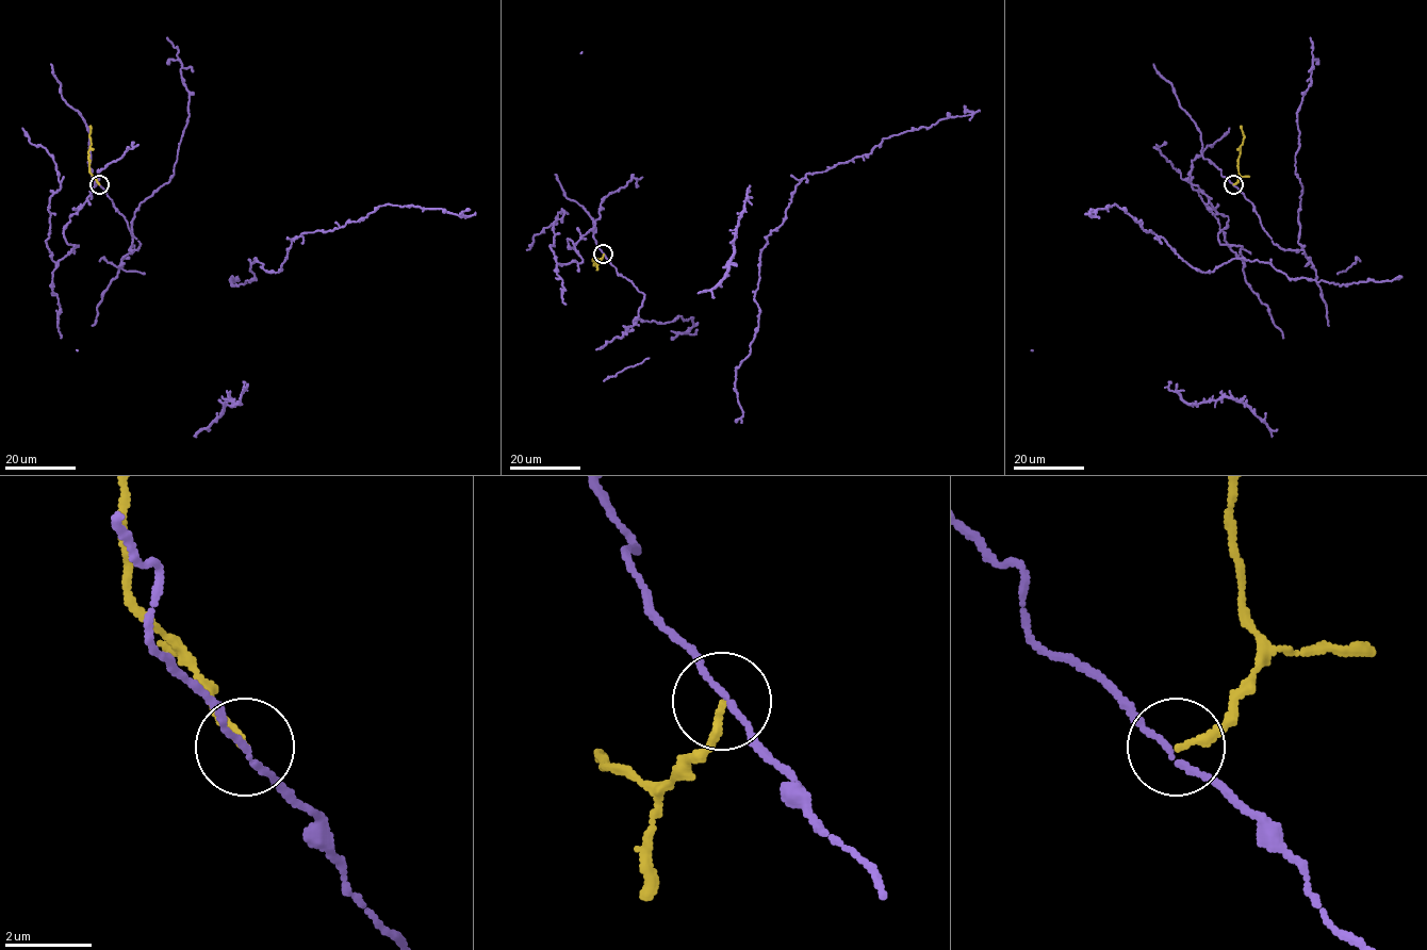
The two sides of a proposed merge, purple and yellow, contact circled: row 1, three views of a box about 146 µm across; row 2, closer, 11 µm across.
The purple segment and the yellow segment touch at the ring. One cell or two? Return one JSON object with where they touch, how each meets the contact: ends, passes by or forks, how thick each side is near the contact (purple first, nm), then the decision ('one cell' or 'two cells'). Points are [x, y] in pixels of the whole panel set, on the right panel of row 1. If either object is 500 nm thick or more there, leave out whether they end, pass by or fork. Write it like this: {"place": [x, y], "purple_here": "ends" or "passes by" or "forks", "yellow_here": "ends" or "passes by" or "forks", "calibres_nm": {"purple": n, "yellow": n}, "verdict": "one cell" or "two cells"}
{"place": [1233, 184], "purple_here": "passes by", "yellow_here": "ends", "calibres_nm": {"purple": 120, "yellow": 160}, "verdict": "two cells"}

